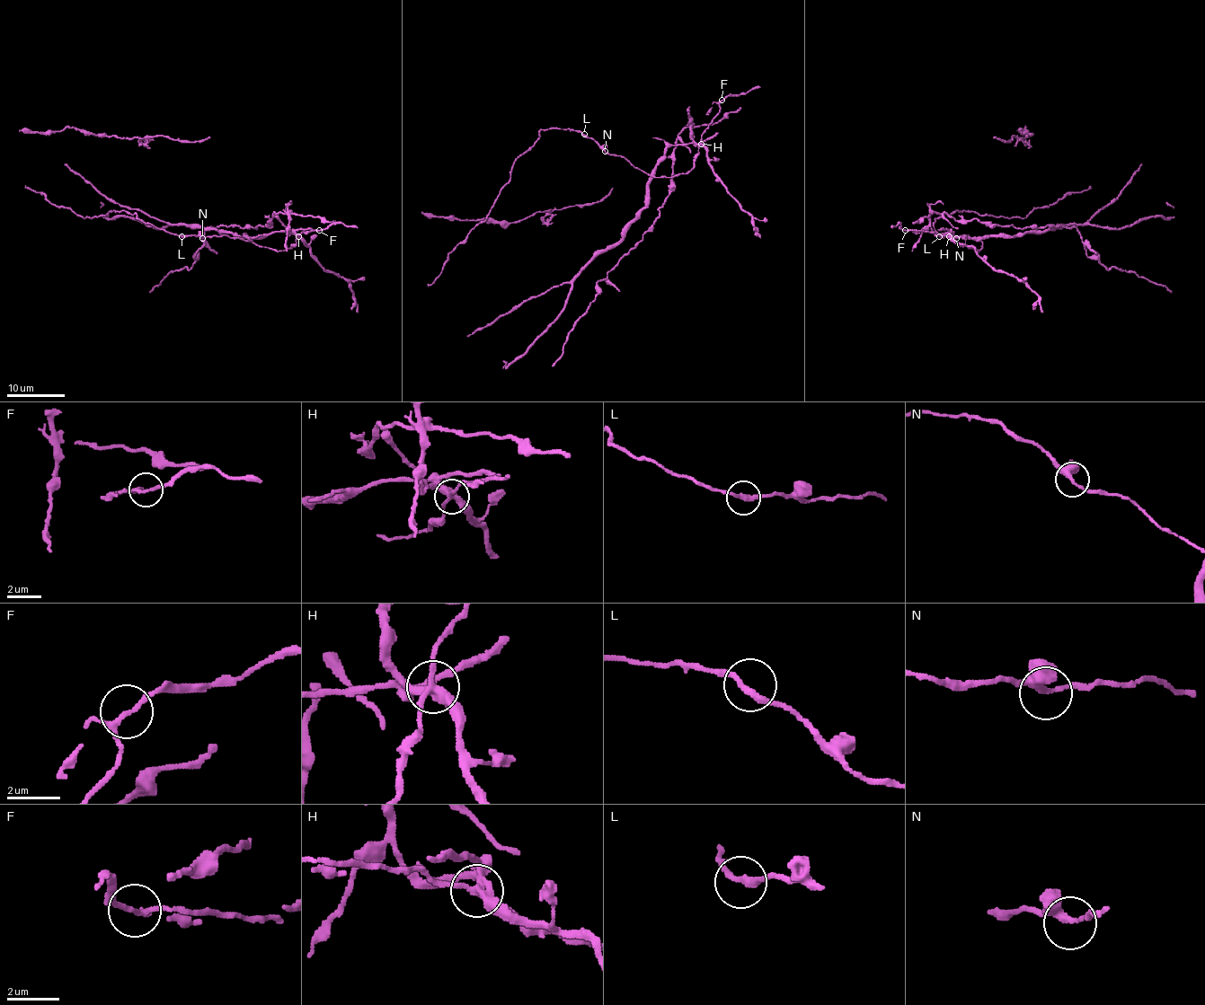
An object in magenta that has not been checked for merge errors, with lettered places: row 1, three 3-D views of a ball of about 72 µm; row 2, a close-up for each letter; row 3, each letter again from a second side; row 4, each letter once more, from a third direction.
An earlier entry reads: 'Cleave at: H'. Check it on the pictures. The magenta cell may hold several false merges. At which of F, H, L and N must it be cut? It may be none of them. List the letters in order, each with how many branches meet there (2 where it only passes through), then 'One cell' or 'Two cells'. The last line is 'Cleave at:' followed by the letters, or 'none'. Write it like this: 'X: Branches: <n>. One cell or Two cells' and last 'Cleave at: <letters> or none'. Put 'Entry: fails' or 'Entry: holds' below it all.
F: Branches: 3. One cell
H: Branches: 4. Two cells
L: Branches: 2. One cell
N: Branches: 3. One cell
Cleave at: H
Entry: holds

